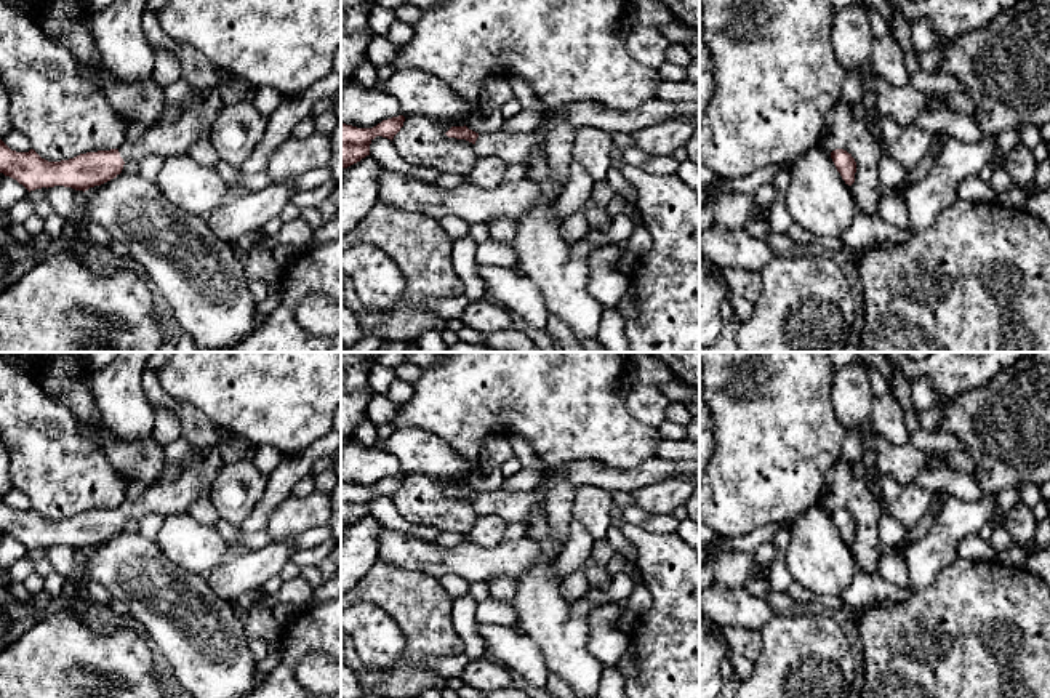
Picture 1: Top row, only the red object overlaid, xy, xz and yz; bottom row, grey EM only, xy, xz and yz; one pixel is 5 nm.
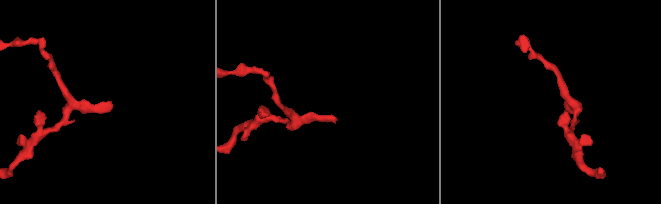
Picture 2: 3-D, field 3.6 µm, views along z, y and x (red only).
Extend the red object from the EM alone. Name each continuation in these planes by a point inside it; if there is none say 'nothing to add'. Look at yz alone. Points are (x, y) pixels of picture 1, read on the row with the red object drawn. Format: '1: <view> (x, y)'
nothing to add

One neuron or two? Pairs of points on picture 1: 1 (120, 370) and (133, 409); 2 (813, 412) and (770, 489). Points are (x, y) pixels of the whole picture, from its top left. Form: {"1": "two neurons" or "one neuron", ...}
{"1": "one neuron", "2": "one neuron"}

